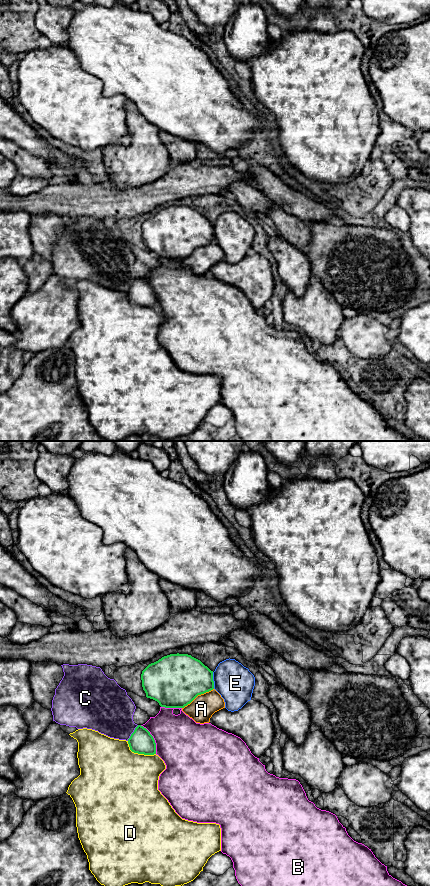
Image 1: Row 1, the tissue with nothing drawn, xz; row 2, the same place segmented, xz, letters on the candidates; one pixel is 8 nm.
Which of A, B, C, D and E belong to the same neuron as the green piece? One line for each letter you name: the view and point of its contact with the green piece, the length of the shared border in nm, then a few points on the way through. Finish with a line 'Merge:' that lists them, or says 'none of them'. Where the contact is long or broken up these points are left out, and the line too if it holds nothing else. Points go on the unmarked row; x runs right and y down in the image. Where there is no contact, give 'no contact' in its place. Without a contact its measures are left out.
Merge: none of them

